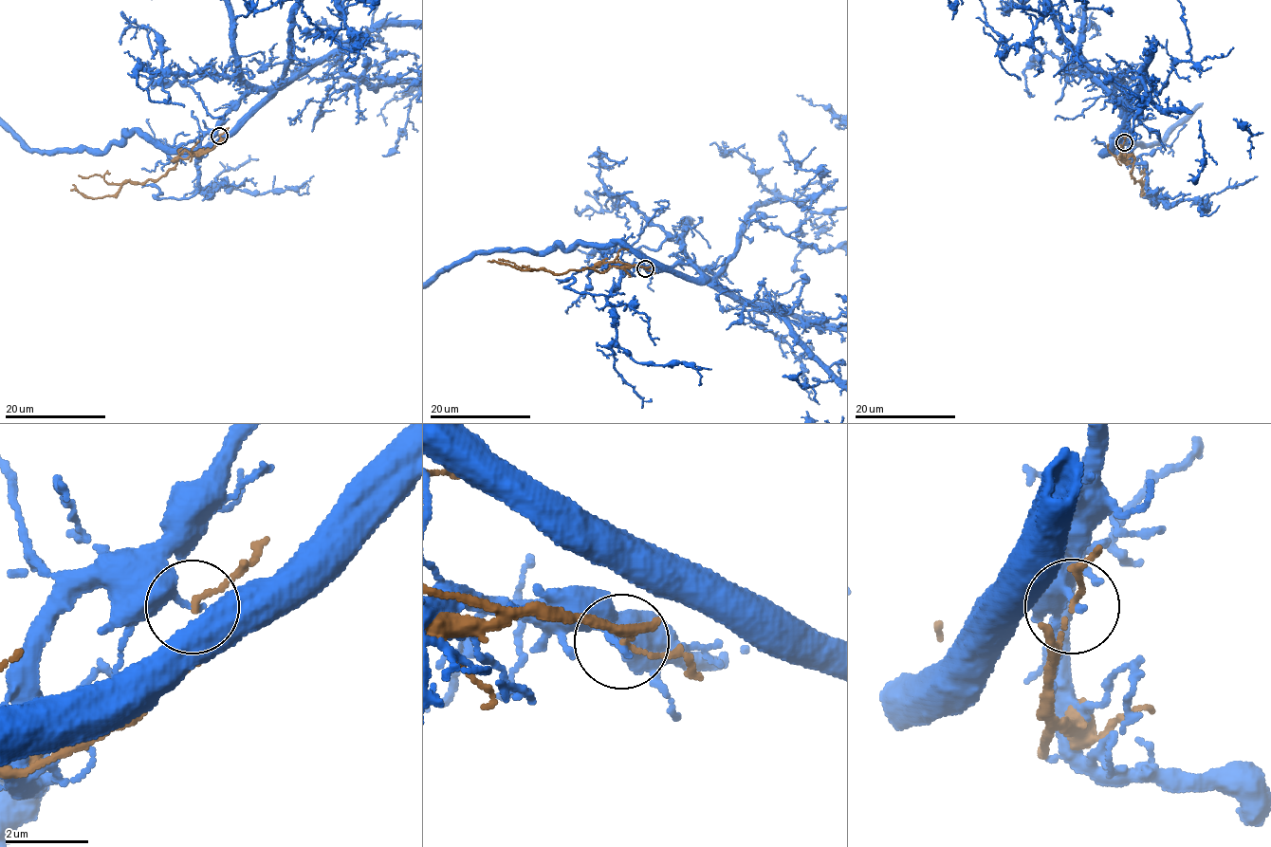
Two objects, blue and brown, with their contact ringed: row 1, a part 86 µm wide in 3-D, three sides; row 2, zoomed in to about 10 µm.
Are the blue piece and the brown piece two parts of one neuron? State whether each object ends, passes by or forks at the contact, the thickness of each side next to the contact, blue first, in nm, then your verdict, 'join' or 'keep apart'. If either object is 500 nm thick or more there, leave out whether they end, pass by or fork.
blue ends | brown passes by | 240/100 nm | keep apart

